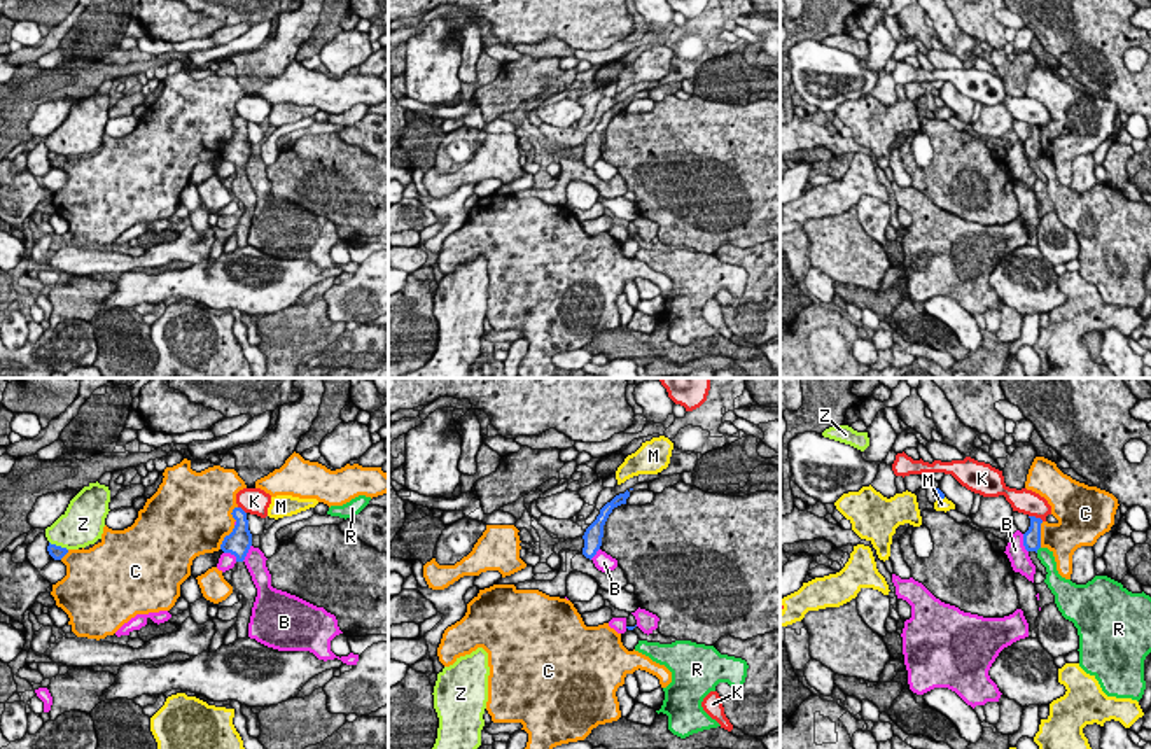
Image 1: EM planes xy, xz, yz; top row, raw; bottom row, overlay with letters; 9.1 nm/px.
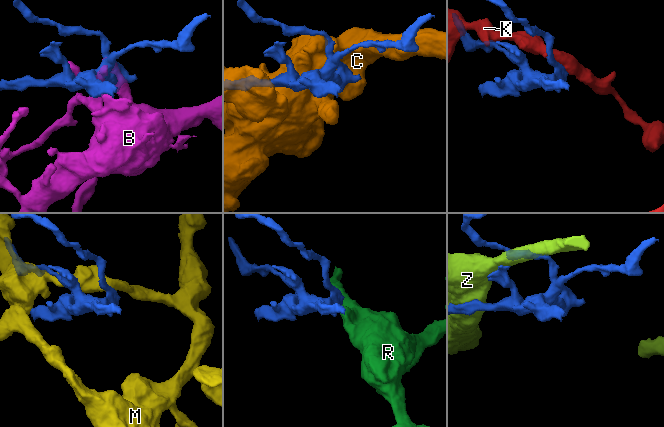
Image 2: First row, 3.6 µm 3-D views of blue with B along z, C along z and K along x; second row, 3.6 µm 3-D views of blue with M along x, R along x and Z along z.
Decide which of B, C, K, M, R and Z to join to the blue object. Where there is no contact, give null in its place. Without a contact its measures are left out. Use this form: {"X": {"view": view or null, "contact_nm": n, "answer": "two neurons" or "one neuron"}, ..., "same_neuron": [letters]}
{"B": {"view": "yz", "contact_nm": 180, "answer": "two neurons"}, "C": {"view": "xy", "contact_nm": 260, "answer": "two neurons"}, "K": {"view": "yz", "contact_nm": 150, "answer": "two neurons"}, "M": {"view": "yz", "contact_nm": 80, "answer": "two neurons"}, "R": {"view": "yz", "contact_nm": 70, "answer": "two neurons"}, "Z": {"view": "xy", "contact_nm": 190, "answer": "two neurons"}, "same_neuron": []}

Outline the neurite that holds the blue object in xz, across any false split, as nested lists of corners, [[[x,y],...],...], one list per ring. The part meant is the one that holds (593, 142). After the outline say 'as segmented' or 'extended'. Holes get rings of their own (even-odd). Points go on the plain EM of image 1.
[[[626,98],[624,102],[616,103],[610,110],[607,110],[602,117],[596,128],[586,136],[582,147],[584,147],[584,156],[582,163],[586,166],[593,166],[596,159],[602,154],[602,145],[603,145],[603,133],[612,121],[614,116],[626,112],[626,107],[630,105],[630,100]]] | as segmented

